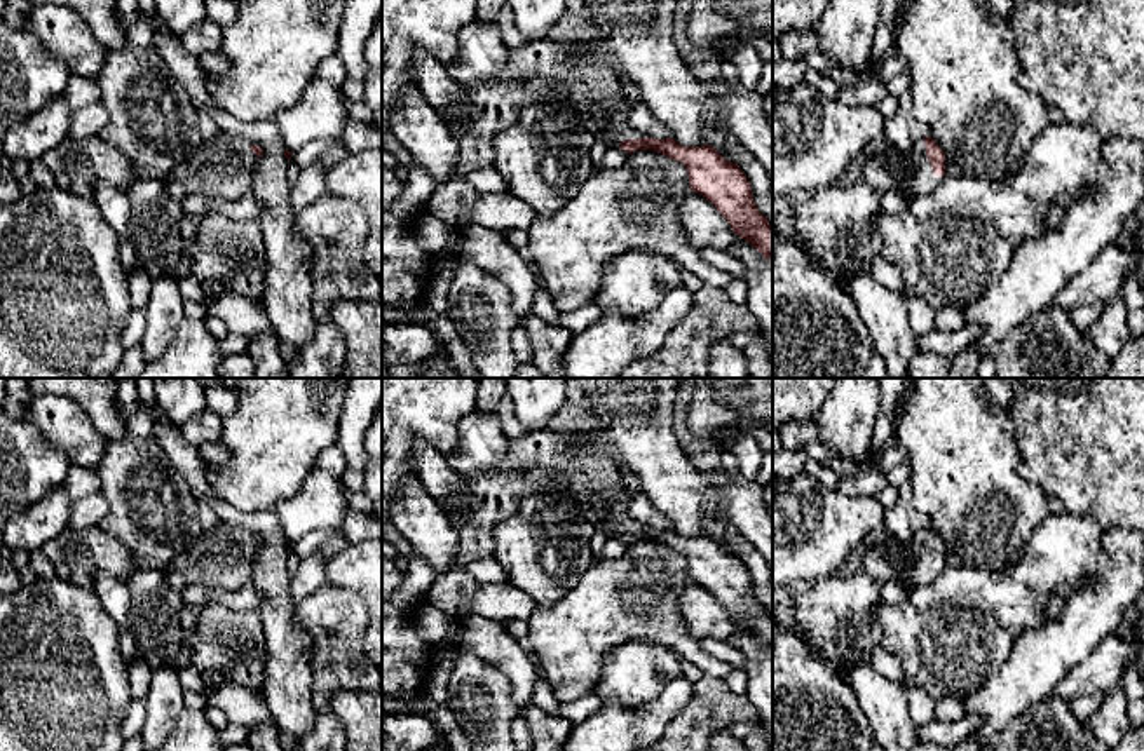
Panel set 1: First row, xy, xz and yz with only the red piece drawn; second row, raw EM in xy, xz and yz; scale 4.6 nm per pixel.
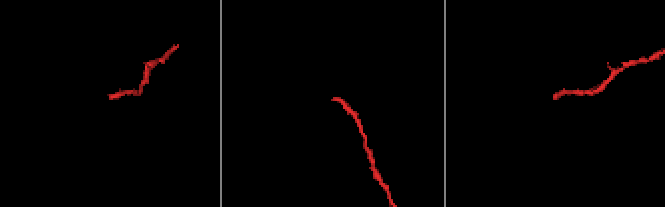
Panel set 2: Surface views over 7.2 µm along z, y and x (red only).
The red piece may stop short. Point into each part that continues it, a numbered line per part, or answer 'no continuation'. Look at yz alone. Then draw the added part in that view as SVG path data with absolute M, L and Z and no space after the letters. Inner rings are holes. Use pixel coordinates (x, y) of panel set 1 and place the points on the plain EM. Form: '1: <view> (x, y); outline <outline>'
1: yz (885, 558); outline M884 526L865 537L835 577L867 573L882 587L888 580L902 585L933 585L945 566L935 566L926 547L924 530L909 544L896 540Z

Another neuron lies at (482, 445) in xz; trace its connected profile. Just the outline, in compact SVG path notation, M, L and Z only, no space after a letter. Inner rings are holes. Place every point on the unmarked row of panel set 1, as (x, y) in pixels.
M474 409L459 423L459 446L448 463L457 470L488 472L500 465L509 443L497 415Z

